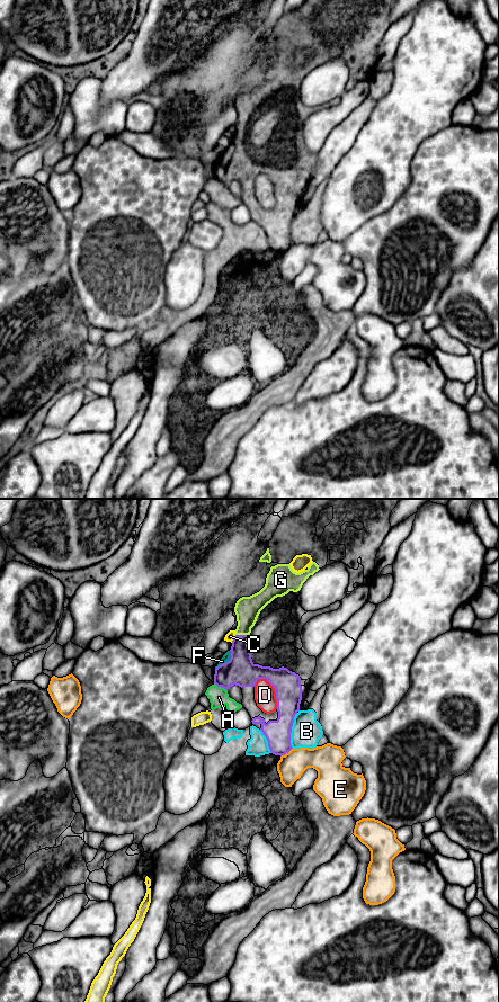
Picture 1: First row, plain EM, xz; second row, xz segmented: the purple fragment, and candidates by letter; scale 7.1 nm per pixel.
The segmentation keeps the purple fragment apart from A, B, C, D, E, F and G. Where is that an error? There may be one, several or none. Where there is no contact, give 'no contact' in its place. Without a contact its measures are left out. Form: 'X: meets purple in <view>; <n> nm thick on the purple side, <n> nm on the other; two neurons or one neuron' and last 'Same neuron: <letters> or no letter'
A: meets purple in xz; 220 nm thick on the purple side, 140 nm on the other; two neurons
B: meets purple in xz; 180 nm thick on the purple side, 220 nm on the other; two neurons
C: meets purple in xz; 220 nm thick on the purple side, 70 nm on the other; two neurons
D: meets purple in xz; 190 nm thick on the purple side, 160 nm on the other; two neurons
E: meets purple in xz; 180 nm thick on the purple side, 190 nm on the other; two neurons
F: meets purple in xz; 220 nm thick on the purple side, 60 nm on the other; one neuron
G: meets purple in xz; 220 nm thick on the purple side, 180 nm on the other; one neuron
Same neuron: F, G

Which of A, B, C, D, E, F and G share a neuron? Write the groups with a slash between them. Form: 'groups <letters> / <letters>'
groups A B D / C / E / F G

